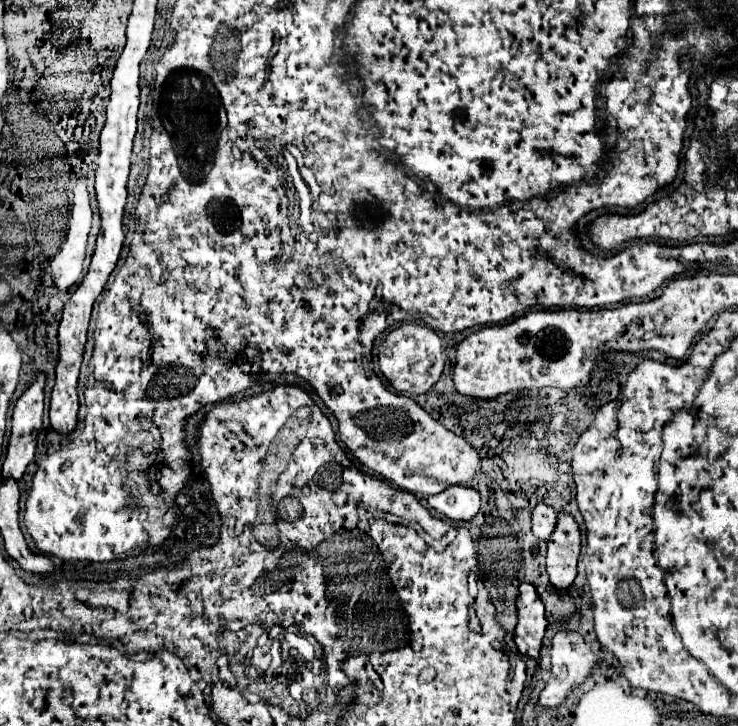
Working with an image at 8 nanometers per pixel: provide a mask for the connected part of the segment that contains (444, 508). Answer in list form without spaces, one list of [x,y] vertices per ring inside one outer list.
[[[456,486],[440,492],[440,496],[430,496],[428,504],[450,520],[466,522],[480,512],[480,494],[474,488]]]

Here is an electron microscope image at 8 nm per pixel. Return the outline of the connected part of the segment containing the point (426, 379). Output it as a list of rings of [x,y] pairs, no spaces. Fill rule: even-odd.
[[[404,324],[396,330],[392,330],[384,342],[378,348],[378,360],[380,370],[392,384],[396,392],[404,394],[424,394],[428,392],[440,378],[444,370],[444,352],[442,352],[442,340],[438,334],[430,328],[418,326],[418,324]]]

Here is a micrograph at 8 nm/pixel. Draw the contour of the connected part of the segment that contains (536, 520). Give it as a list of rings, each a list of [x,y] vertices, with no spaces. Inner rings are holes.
[[[538,504],[532,514],[534,536],[540,540],[548,540],[548,536],[552,536],[552,528],[556,528],[556,512],[546,504]]]

